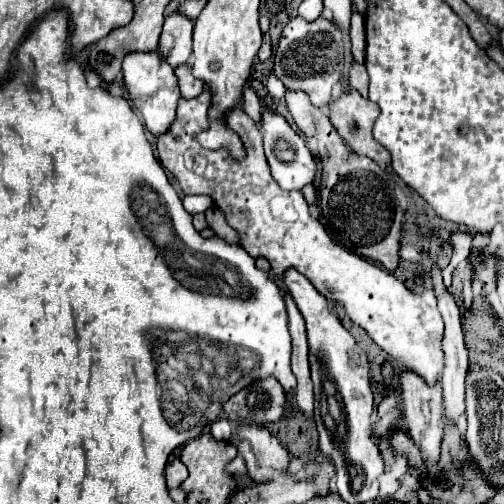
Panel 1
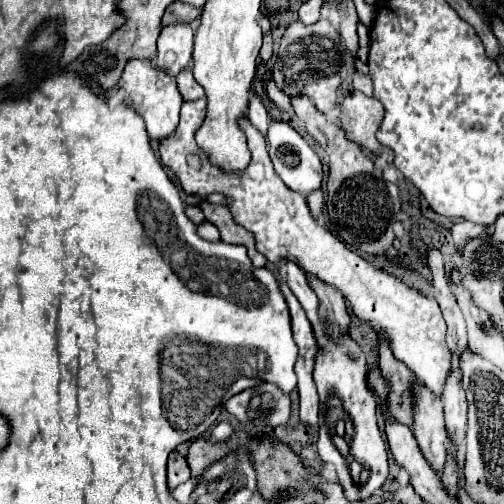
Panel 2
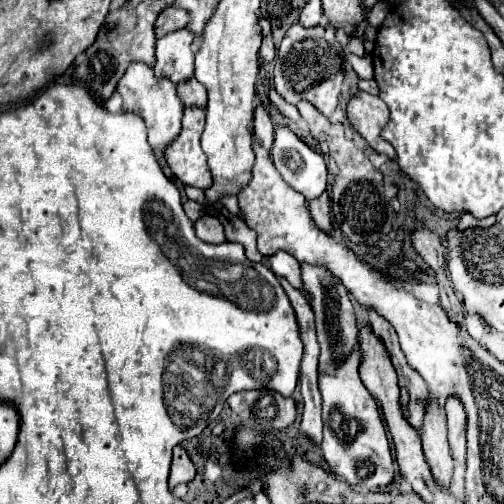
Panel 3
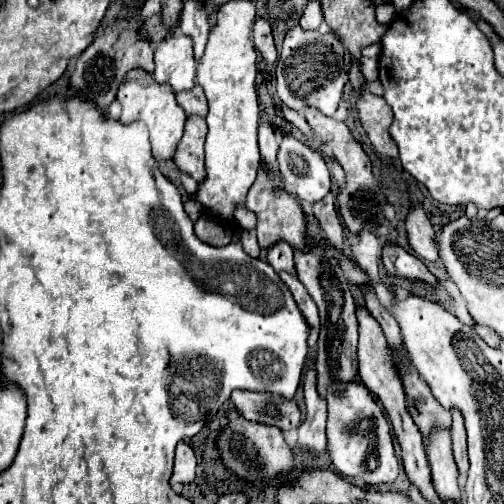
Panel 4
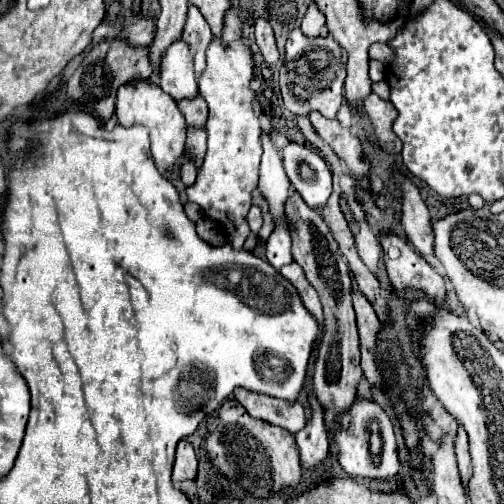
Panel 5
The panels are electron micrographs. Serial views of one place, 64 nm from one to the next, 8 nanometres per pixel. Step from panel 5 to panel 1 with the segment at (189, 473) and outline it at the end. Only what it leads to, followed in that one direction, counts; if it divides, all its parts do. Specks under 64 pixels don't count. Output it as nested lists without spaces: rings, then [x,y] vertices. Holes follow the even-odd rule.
[[[174,454],[168,456],[168,462],[166,462],[166,486],[168,486],[168,490],[178,488],[186,478],[188,478],[188,470],[178,460],[178,456],[174,456]]]

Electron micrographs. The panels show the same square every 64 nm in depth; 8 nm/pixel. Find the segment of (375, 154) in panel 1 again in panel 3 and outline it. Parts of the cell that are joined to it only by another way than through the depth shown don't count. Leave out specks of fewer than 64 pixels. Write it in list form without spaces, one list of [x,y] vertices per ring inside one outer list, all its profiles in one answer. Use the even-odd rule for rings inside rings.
[[[358,90],[356,96],[348,100],[346,114],[354,130],[370,144],[370,148],[392,160],[396,158],[394,148],[386,140],[380,140],[380,130],[388,122],[388,106],[378,96]]]

